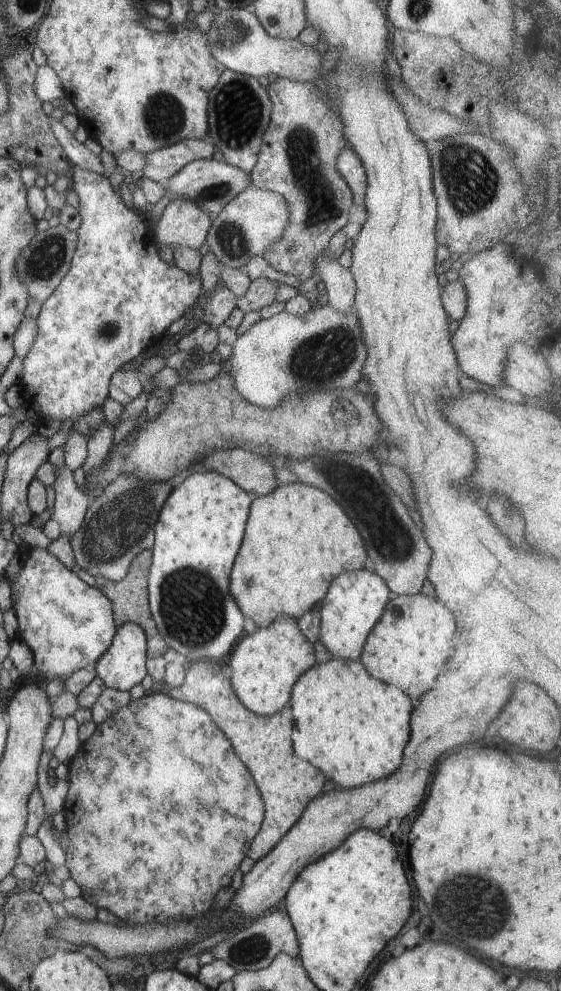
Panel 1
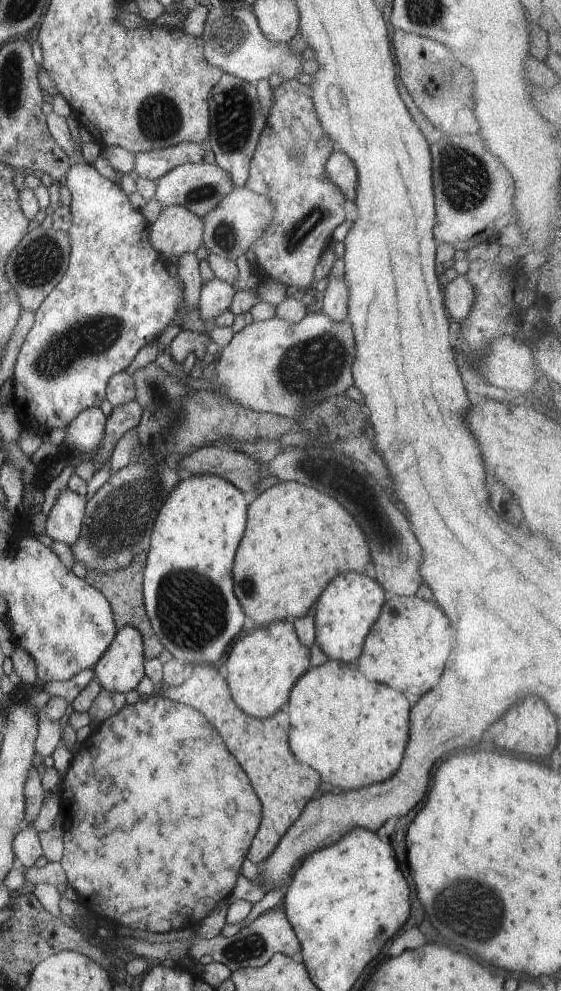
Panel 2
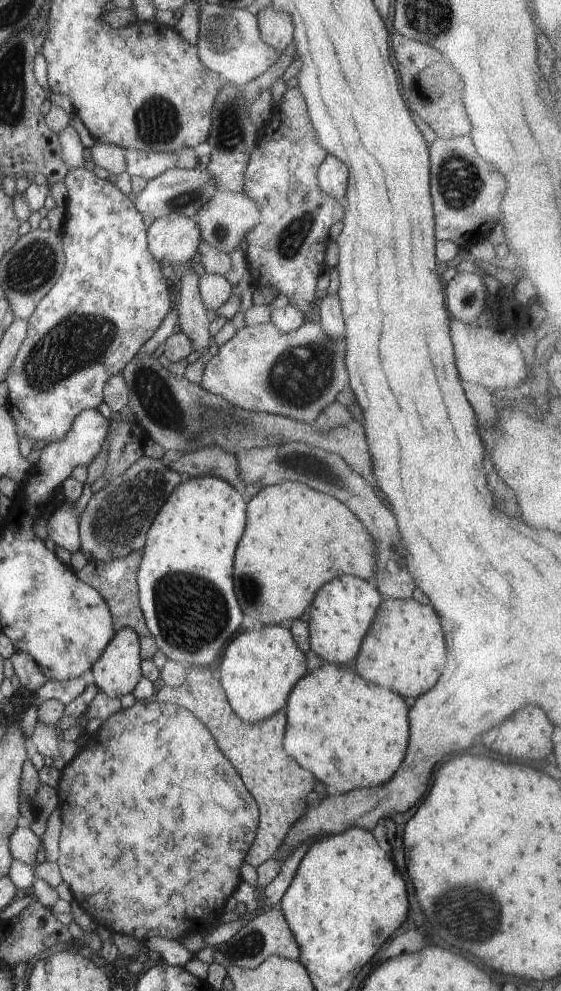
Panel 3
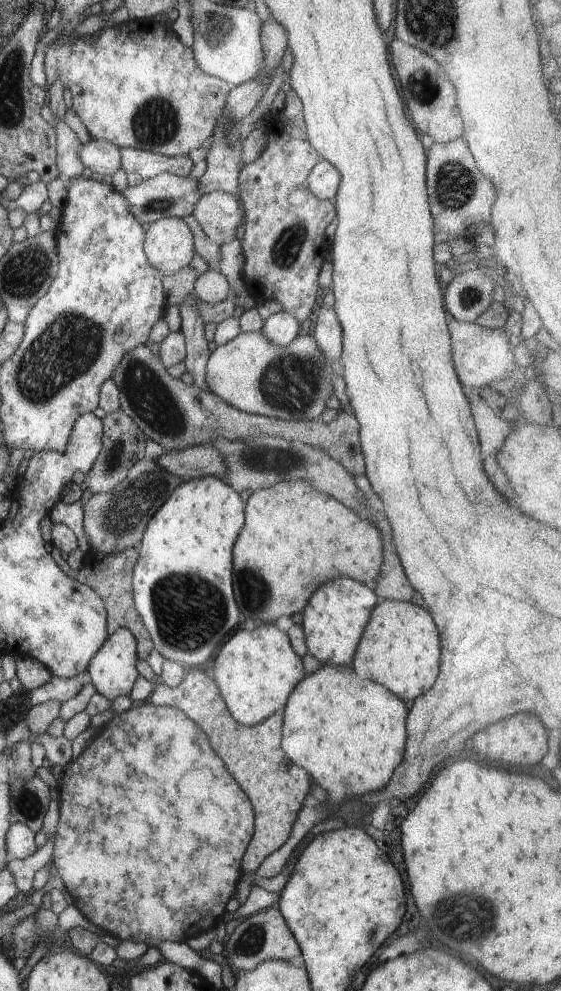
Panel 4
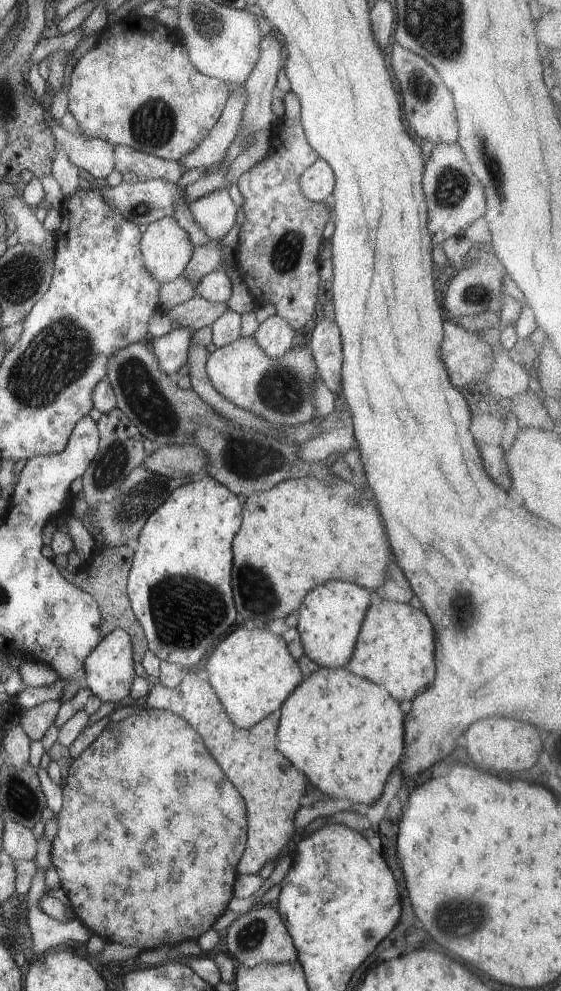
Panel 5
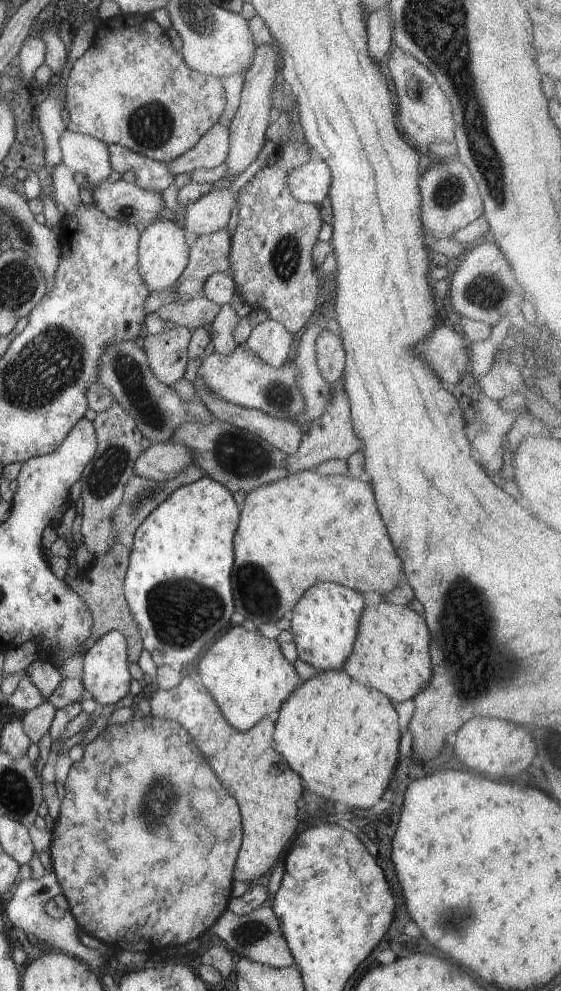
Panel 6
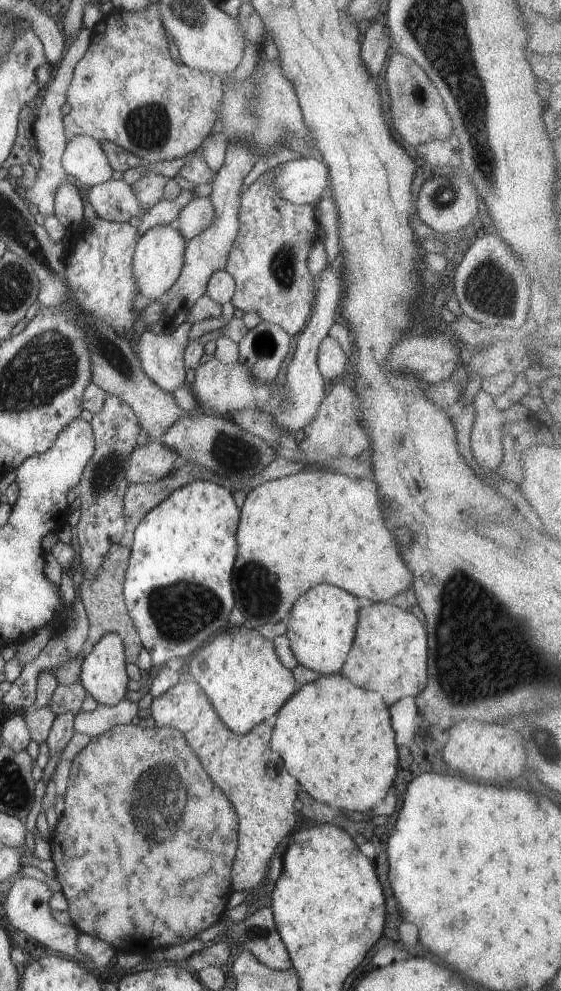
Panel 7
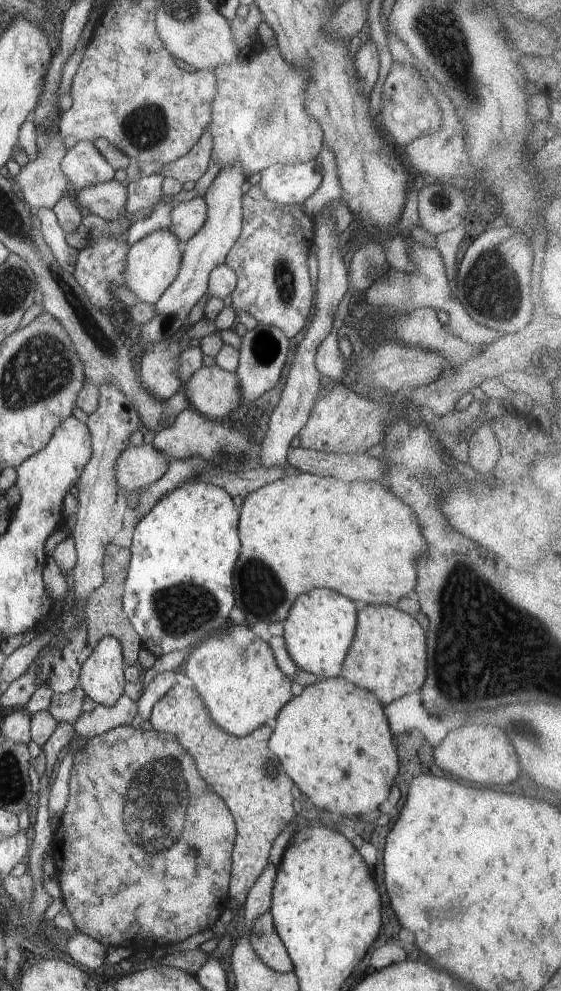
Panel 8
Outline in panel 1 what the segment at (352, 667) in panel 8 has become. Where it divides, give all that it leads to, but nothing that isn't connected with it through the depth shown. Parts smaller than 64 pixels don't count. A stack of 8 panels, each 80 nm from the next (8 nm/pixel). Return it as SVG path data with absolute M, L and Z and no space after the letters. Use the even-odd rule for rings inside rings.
M421 592L392 595L382 615L366 638L357 658L371 678L396 686L417 706L417 698L439 680L446 660L453 652L456 620L435 598Z

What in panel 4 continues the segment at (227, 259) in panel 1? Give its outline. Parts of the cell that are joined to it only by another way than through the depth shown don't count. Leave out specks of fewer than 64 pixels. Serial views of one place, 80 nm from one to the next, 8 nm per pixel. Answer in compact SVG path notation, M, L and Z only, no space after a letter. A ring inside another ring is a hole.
M212 191L201 195L195 202L189 220L196 222L207 238L221 247L236 238L237 226L244 221L243 213L233 196Z

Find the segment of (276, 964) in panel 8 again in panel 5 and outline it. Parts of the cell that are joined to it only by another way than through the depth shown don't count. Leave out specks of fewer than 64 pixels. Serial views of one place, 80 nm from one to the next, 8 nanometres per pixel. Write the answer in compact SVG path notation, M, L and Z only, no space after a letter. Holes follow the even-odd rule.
M267 906L253 907L240 914L225 928L225 945L227 954L235 962L251 968L259 963L289 964L297 960L297 953L291 944L291 938L279 918L275 908Z

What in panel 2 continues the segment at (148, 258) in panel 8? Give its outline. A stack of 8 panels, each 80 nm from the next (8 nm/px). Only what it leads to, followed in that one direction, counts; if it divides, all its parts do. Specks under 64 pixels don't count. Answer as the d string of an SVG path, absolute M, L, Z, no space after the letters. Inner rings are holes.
M166 206L148 227L148 239L150 245L158 252L161 260L169 259L173 256L178 258L180 254L195 252L202 242L204 222L202 217L190 213L184 206Z

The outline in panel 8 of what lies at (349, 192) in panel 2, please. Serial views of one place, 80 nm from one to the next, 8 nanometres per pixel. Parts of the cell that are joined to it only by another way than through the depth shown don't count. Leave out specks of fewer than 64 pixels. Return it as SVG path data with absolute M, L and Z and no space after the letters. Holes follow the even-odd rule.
M318 158L295 164L275 163L260 172L257 183L263 191L264 197L282 205L301 205L302 202L317 190L319 183L323 180L322 167Z

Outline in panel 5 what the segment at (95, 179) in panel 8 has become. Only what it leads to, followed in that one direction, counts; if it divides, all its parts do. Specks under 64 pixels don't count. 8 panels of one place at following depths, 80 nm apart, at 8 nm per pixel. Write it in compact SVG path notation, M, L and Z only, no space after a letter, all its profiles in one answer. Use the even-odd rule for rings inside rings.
M61 125L53 128L55 148L67 154L67 162L88 172L94 179L105 179L113 170L113 145L100 139L75 136Z

